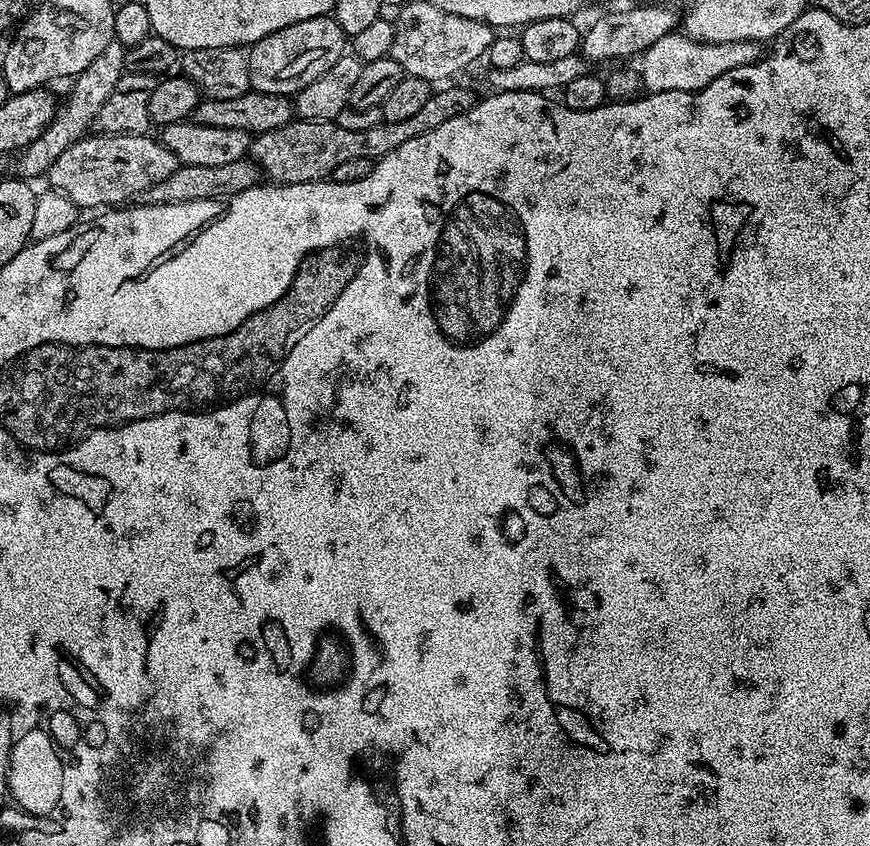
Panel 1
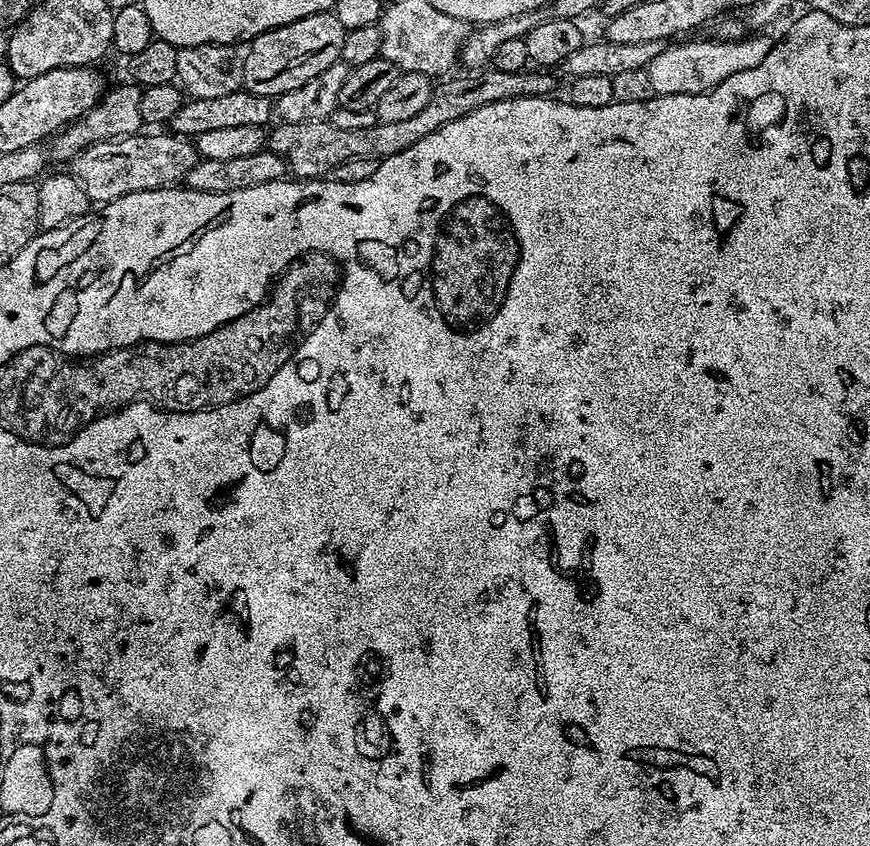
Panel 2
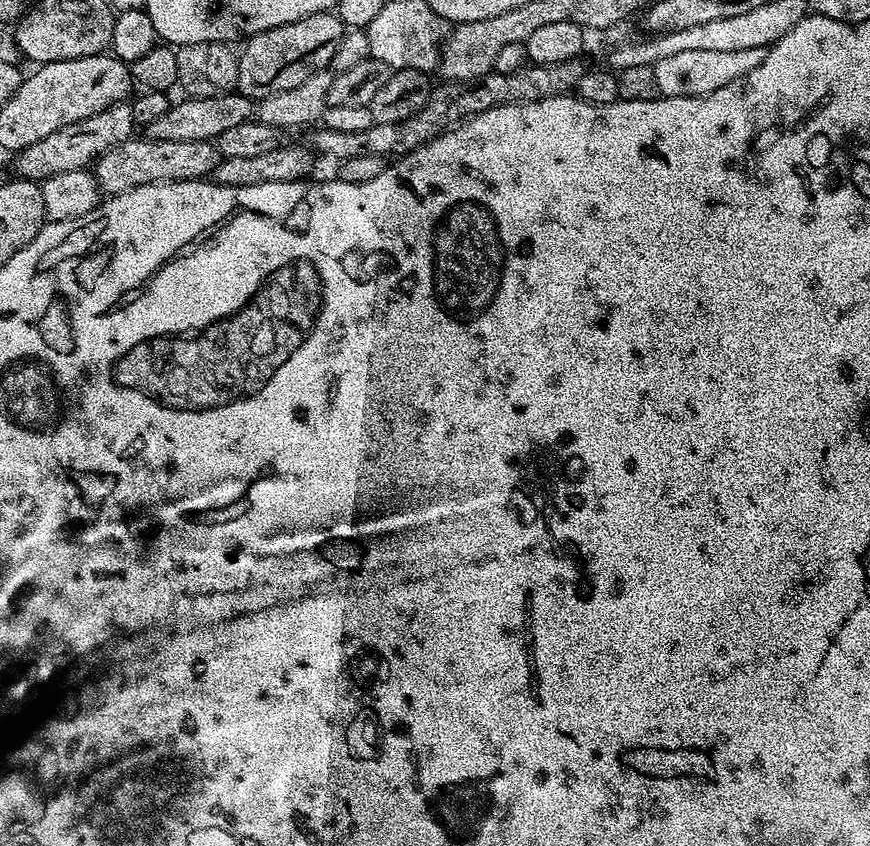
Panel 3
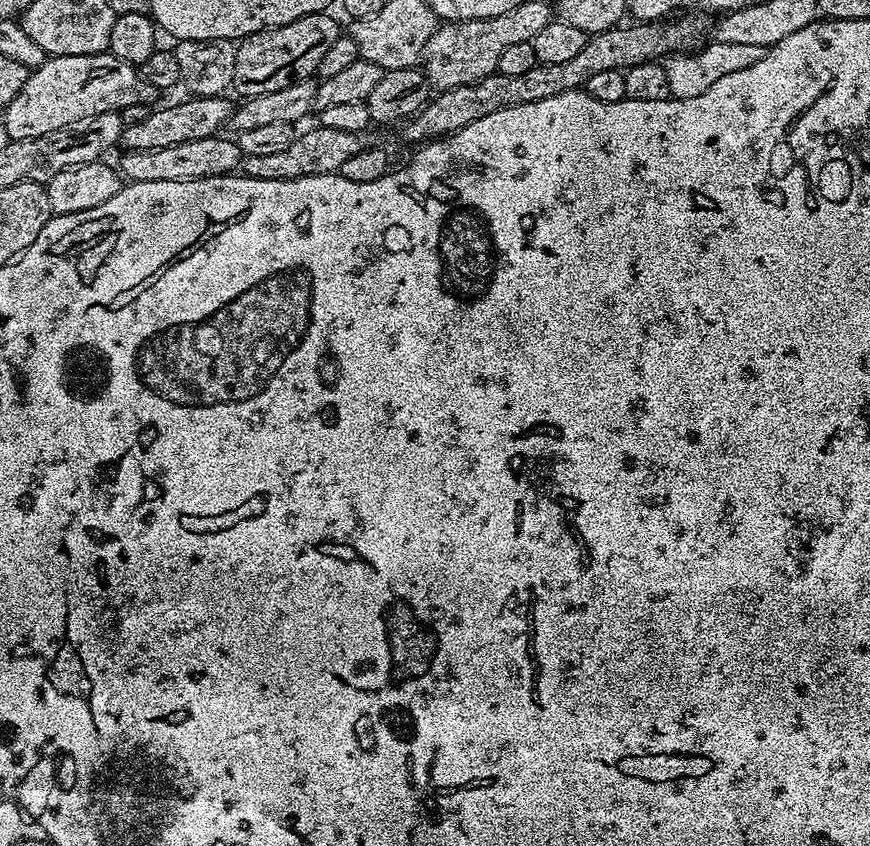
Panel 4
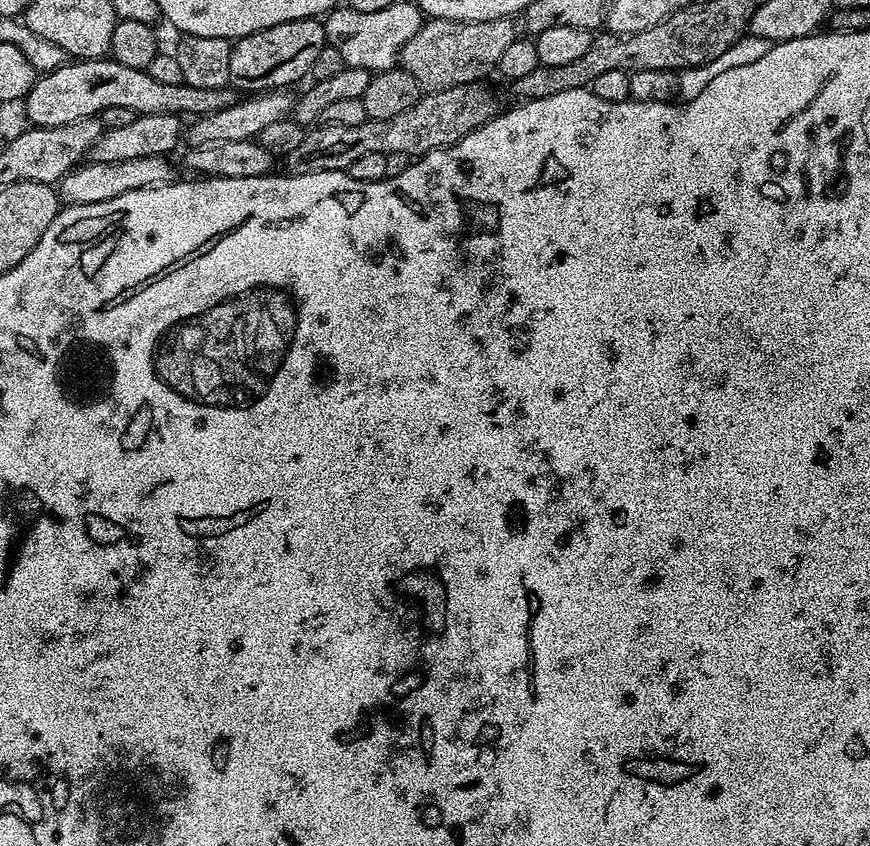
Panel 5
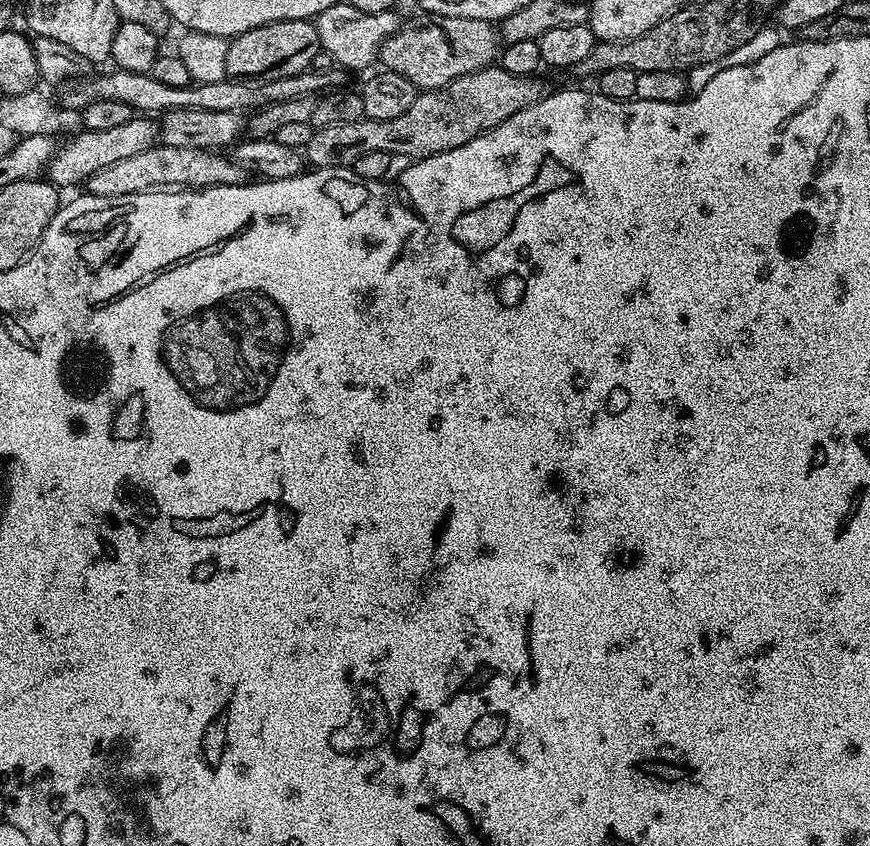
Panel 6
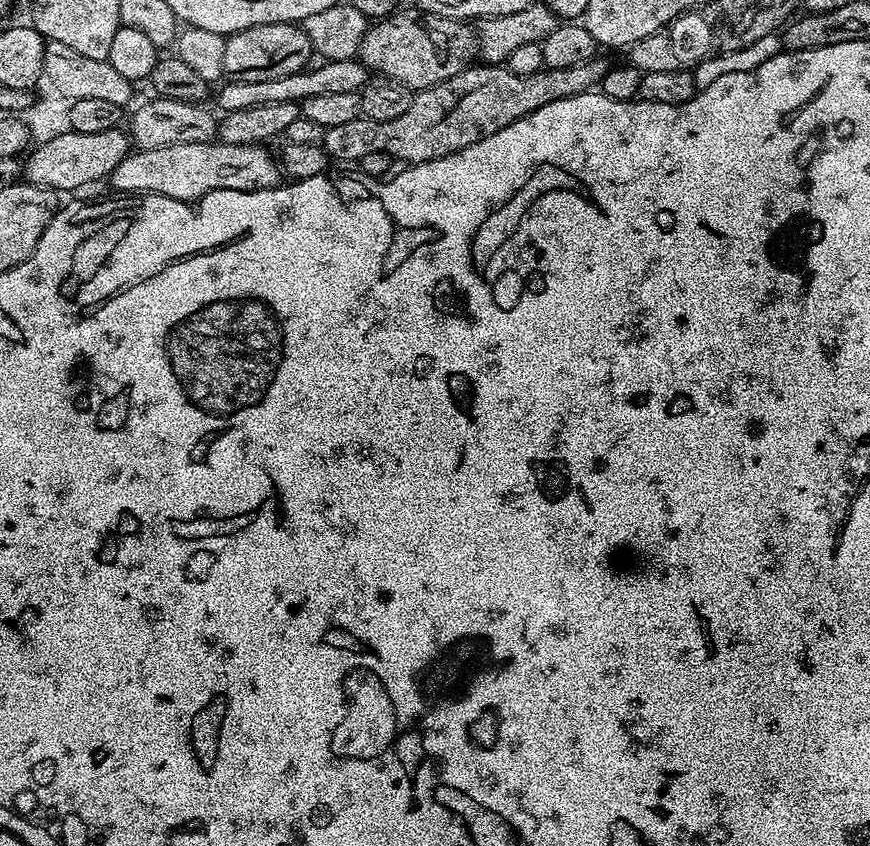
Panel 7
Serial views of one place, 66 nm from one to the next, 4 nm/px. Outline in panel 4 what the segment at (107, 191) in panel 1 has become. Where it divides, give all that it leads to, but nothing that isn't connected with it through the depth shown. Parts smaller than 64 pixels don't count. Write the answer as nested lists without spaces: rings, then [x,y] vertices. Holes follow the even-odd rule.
[[[217,134],[210,138],[198,138],[194,142],[181,142],[178,146],[166,146],[166,150],[125,151],[118,163],[118,171],[128,182],[186,182],[235,173],[242,164],[242,153],[235,139],[223,140]]]

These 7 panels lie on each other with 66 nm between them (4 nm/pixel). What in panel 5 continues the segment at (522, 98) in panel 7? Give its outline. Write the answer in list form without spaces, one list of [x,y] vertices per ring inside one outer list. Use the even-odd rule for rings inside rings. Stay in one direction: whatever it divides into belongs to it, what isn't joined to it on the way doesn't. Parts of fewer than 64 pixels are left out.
[[[477,82],[424,94],[414,106],[410,106],[410,110],[394,118],[367,119],[358,122],[358,126],[330,126],[321,123],[305,131],[302,143],[283,157],[282,164],[288,167],[285,169],[291,175],[301,176],[311,172],[345,171],[350,162],[366,154],[382,154],[389,158],[400,155],[419,158],[436,148],[449,148],[498,115],[496,96],[488,86],[487,83]]]

